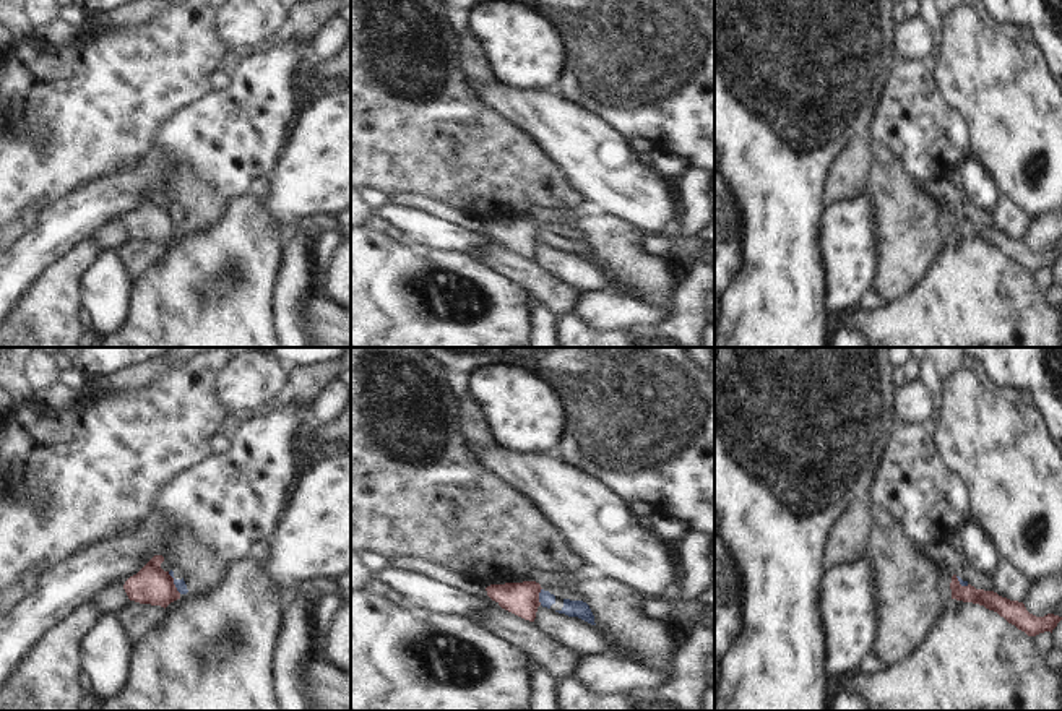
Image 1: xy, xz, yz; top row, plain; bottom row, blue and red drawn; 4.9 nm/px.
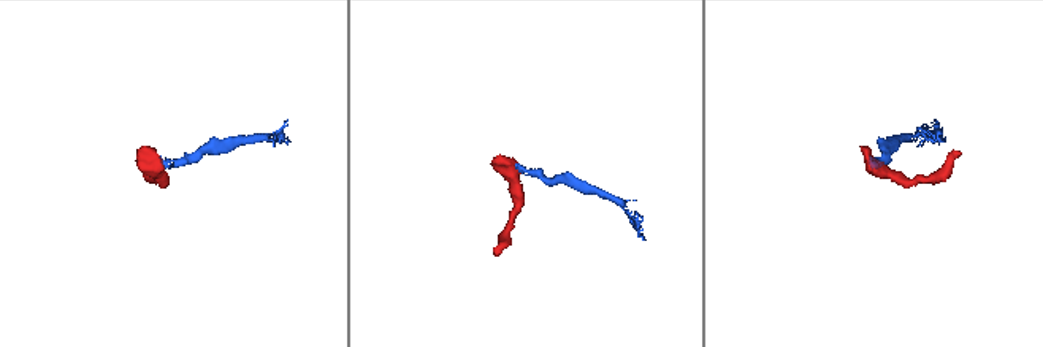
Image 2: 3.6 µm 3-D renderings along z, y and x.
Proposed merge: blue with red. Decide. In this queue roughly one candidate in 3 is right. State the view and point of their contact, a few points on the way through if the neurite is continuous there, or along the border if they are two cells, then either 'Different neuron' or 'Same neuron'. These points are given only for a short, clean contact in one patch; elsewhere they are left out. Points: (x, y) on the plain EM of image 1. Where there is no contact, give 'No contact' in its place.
Touches blue at xy (174, 219). Boundary: xy (168, 208), (181, 229). Different neuron.

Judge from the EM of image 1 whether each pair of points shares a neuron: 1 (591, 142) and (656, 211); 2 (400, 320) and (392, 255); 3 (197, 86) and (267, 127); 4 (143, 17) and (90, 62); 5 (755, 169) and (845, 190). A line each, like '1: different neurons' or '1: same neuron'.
1: same neuron
2: same neuron
3: different neurons
4: different neurons
5: different neurons

